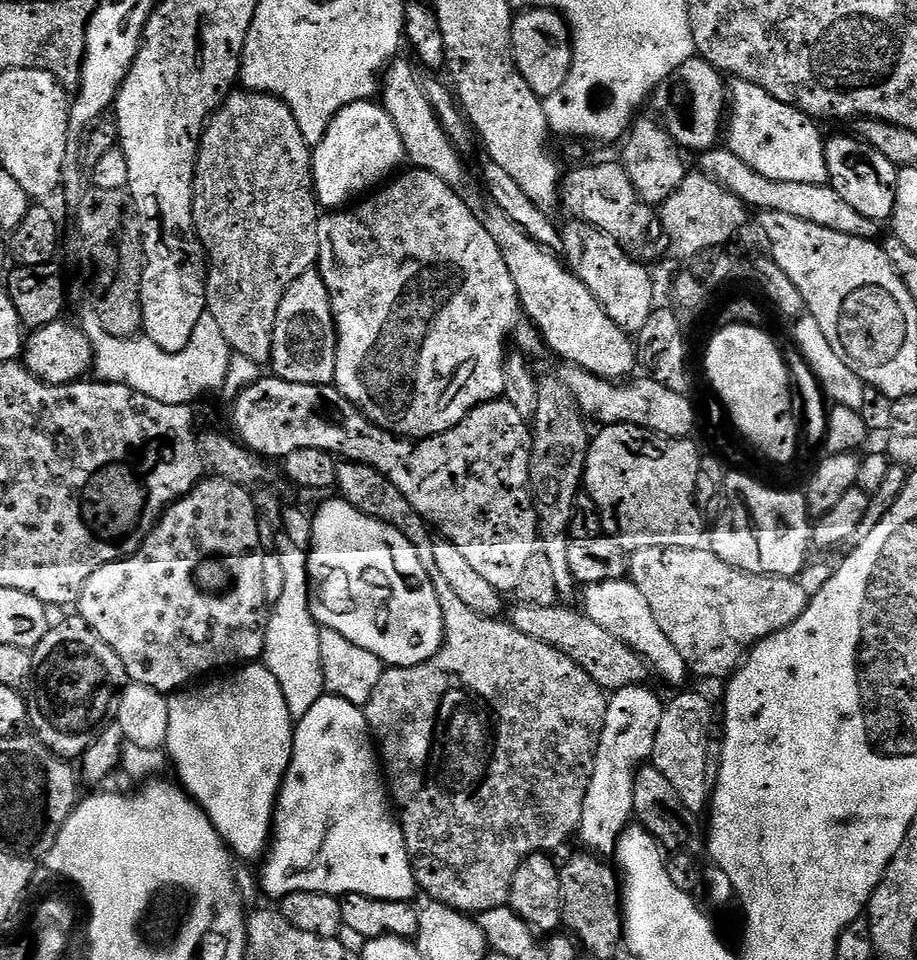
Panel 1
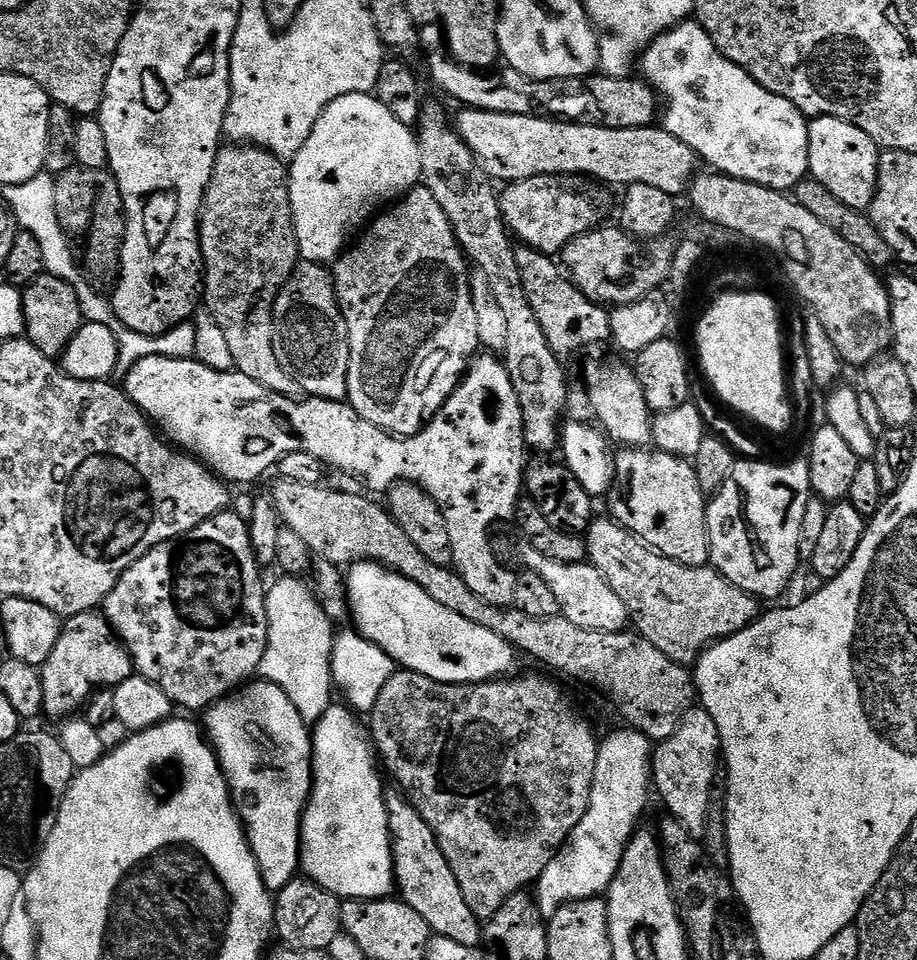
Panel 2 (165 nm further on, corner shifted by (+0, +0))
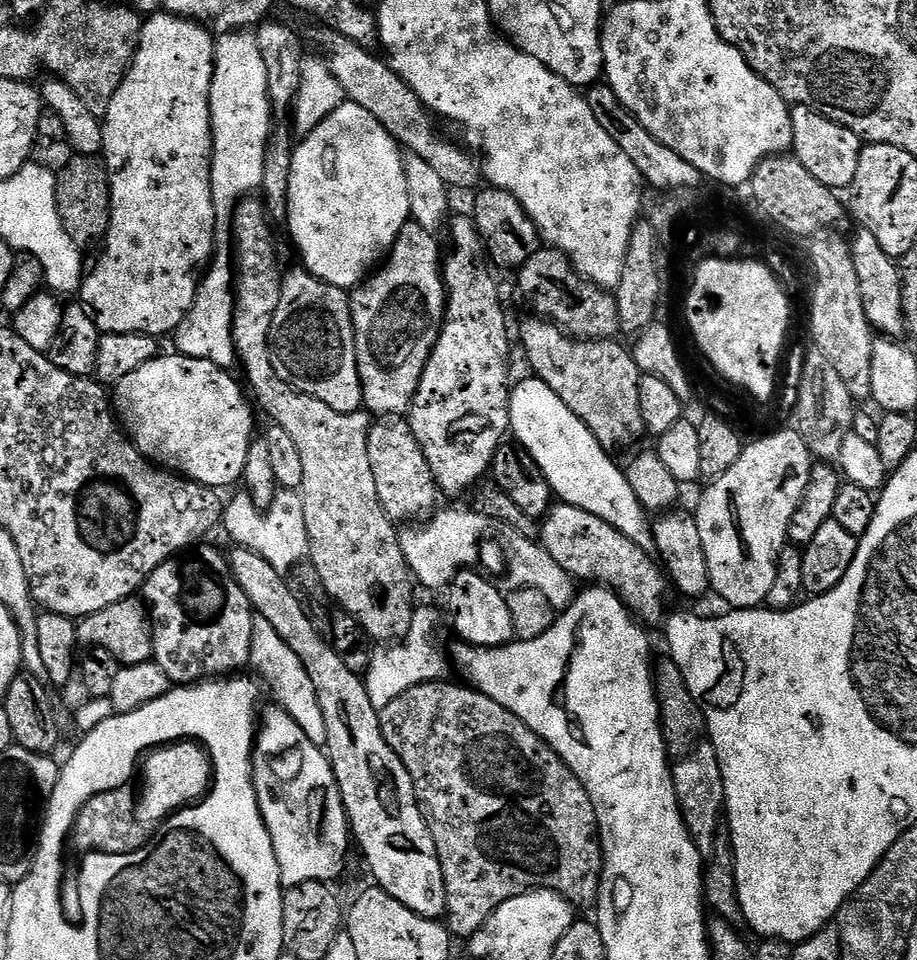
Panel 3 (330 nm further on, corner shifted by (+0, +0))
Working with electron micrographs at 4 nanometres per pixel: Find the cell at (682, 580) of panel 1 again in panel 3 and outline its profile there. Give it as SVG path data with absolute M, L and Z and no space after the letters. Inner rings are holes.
M557 503L539 525L538 540L550 558L577 581L588 580L584 582L614 588L645 625L653 626L665 619L664 595L668 588L670 592L670 581L663 567L654 559L653 553L634 546L626 534L602 518L578 506Z

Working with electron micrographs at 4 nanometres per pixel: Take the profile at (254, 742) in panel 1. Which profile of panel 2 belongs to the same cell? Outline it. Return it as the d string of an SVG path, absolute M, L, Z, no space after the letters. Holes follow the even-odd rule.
M263 678L253 679L237 688L235 692L223 696L215 704L211 704L203 716L203 731L210 737L210 743L216 751L216 757L220 759L220 768L228 777L228 790L232 803L236 809L236 815L240 818L240 823L244 825L244 835L248 837L248 844L252 848L254 858L260 867L262 882L268 887L269 892L273 894L281 892L287 884L297 879L300 868L300 823L304 817L304 808L308 805L308 799L312 793L312 734L309 725L304 723L302 714L298 714L298 710L294 710L294 702L290 702L290 698L286 698L284 691Z

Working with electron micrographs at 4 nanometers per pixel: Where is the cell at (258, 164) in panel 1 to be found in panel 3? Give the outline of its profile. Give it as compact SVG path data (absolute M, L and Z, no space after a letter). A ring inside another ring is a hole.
M245 198L236 206L232 215L232 239L234 241L234 291L236 313L232 315L233 346L239 367L244 367L243 379L256 395L255 403L272 419L275 427L286 430L298 445L302 457L305 477L298 489L302 506L305 508L306 530L309 534L310 561L318 568L322 582L331 599L343 611L348 612L364 630L365 637L372 636L376 642L400 642L408 635L414 623L412 588L414 577L402 554L397 525L386 514L378 498L378 486L374 486L374 470L370 470L368 453L368 431L372 429L373 417L367 411L339 412L326 402L318 402L310 394L300 392L294 386L282 382L274 370L272 361L272 323L278 310L278 298L284 285L286 267L276 232L271 228L267 208L260 198Z

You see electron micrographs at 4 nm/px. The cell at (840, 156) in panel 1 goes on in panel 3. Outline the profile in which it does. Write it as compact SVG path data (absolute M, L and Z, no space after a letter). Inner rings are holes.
M808 108L791 109L792 114L792 146L791 151L797 160L822 182L822 186L833 190L851 189L854 178L858 174L858 160L862 141L854 135L849 128L841 124L835 124L830 118L826 118L817 112L811 112Z

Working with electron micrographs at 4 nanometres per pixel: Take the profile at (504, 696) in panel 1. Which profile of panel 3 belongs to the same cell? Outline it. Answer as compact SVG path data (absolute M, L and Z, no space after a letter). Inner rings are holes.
M406 690L402 698L379 709L379 714L382 734L414 782L416 800L436 843L448 891L448 931L456 938L470 938L502 902L538 888L548 888L576 906L595 905L604 866L600 823L590 794L570 766L494 698L475 690L432 691L436 690Z

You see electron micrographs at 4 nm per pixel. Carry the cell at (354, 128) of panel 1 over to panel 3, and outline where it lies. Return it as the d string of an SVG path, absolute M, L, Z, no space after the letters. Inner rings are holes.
M351 102L338 106L334 114L301 140L304 141L301 144L299 141L292 153L286 227L307 271L335 288L358 288L392 251L398 234L409 223L412 211L404 169L405 153L370 110L362 110L362 106Z

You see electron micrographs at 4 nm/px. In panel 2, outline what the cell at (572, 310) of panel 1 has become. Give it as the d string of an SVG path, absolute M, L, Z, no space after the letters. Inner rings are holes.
M592 360L584 368L584 380L589 384L588 400L592 403L593 414L596 415L595 423L613 445L620 444L616 446L639 450L652 444L654 416L648 410L646 394L642 394L642 386L636 373L629 365L627 368L616 360Z

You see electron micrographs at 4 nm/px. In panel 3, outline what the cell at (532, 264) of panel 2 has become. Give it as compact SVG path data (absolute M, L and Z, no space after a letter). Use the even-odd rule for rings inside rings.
M535 314L529 315L529 320L520 328L520 344L524 347L524 356L532 367L531 375L535 379L546 382L578 418L598 438L598 442L610 454L624 452L627 448L635 449L643 436L646 436L644 419L642 418L642 406L638 403L638 386L640 385L641 370L635 364L635 358L631 351L622 345L616 344L615 339L598 340L595 342L577 342L569 336L563 328L560 328L550 320L543 319Z

